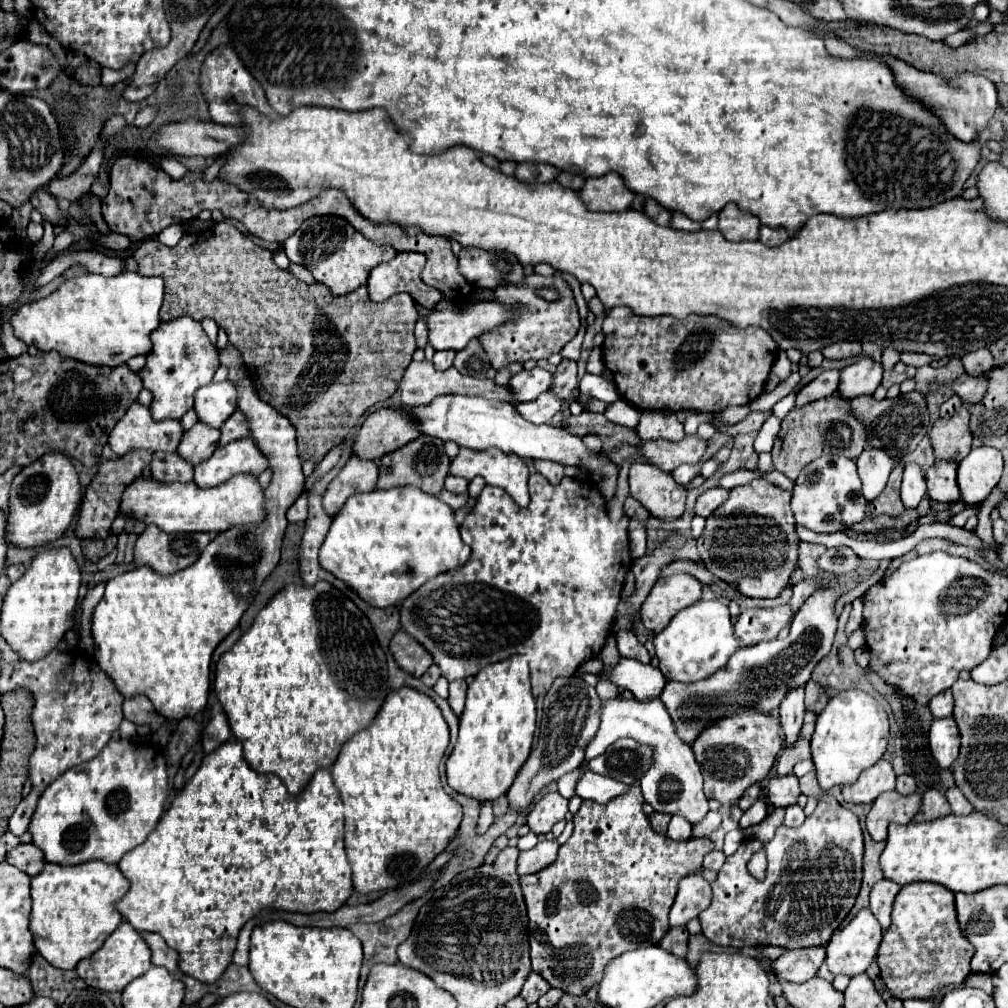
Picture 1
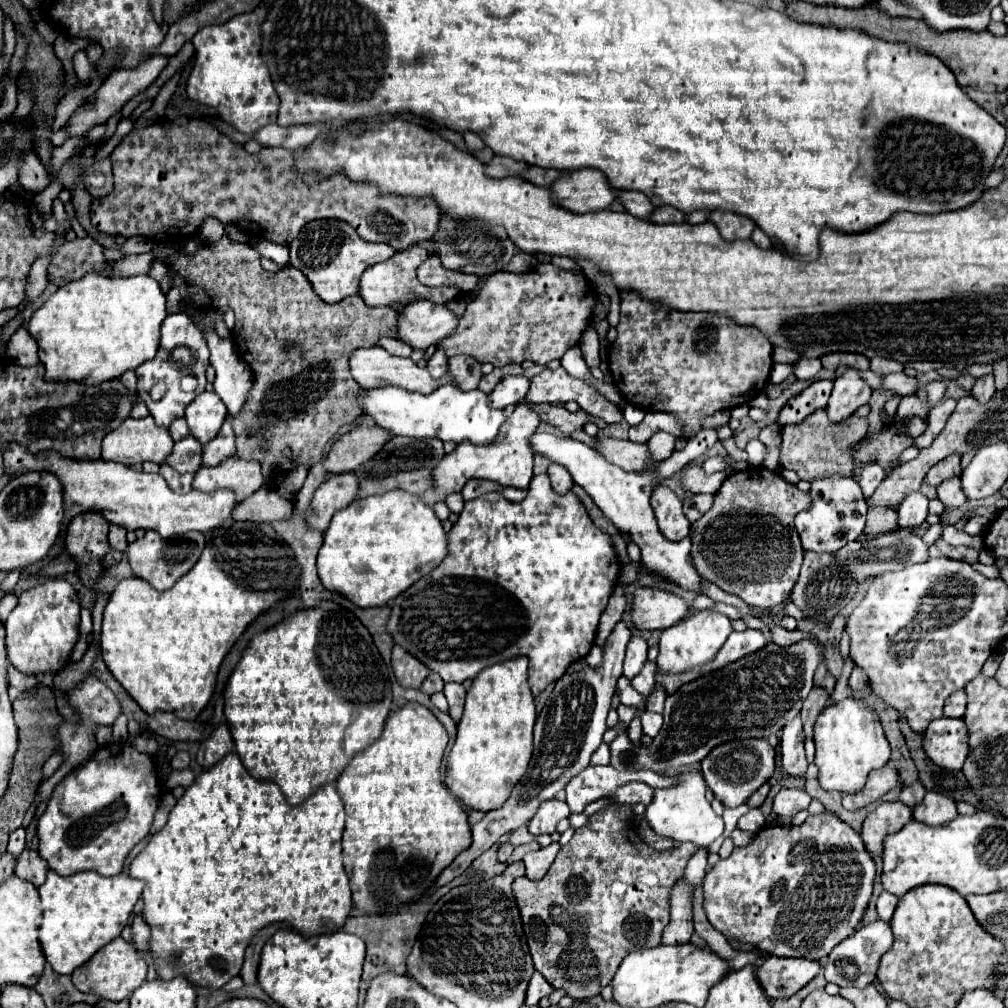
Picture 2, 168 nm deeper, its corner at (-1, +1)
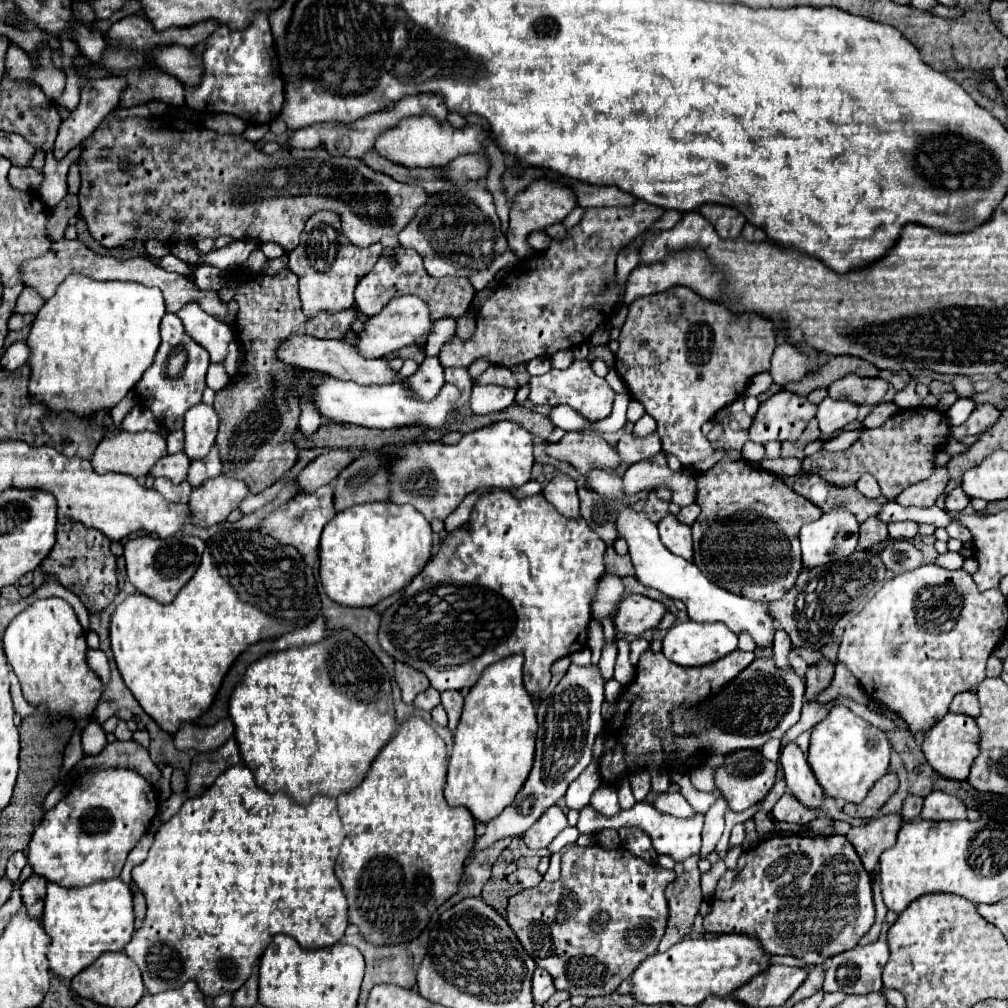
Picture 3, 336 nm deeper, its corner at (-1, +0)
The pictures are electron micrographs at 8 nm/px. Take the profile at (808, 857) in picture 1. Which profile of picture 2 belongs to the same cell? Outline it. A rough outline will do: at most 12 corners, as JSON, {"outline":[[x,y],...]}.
{"outline":[[831,812],[769,826],[703,880],[727,938],[821,960],[875,864]]}

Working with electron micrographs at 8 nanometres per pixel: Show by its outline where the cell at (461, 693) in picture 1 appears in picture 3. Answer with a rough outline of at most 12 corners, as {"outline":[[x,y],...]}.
{"outline":[[443,691],[441,703],[449,715],[449,729],[455,731],[463,695]]}

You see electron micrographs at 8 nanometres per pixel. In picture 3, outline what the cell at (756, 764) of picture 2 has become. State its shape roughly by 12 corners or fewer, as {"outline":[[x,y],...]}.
{"outline":[[739,749],[715,769],[729,809],[745,811],[775,783],[777,763]]}

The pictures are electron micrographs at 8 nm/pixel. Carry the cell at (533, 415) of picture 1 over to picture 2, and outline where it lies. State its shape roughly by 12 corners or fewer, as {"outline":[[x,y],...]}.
{"outline":[[517,404],[493,444],[459,444],[435,468],[435,500],[467,480],[525,490],[539,416]]}

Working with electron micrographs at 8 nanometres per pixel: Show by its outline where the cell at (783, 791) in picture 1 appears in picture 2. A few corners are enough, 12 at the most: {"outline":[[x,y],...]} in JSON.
{"outline":[[781,788],[773,800],[777,816],[807,810],[811,796],[799,788]]}

